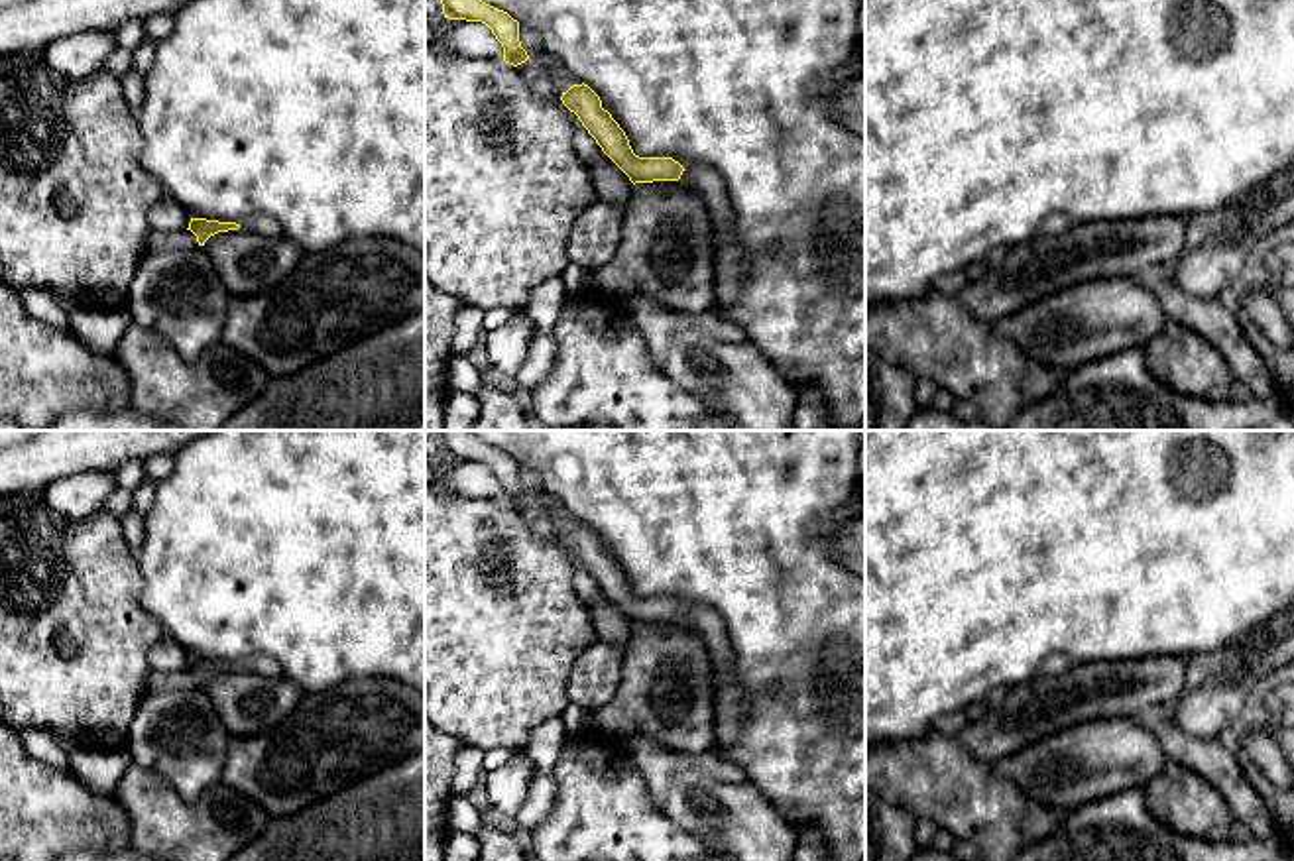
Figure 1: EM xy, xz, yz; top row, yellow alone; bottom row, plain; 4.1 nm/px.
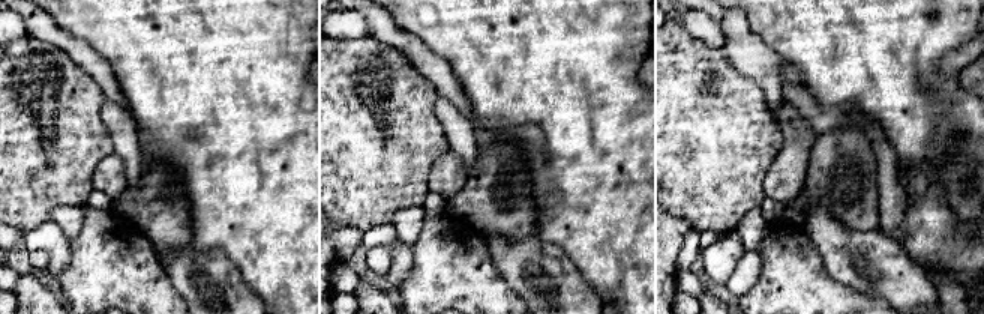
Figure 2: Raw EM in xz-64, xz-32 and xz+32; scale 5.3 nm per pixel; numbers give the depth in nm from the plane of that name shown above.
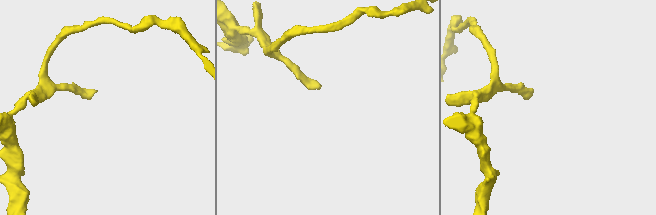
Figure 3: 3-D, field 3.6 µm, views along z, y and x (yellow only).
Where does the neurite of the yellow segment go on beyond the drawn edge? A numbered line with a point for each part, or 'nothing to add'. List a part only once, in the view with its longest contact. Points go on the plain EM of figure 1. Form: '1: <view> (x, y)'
1: xz (730, 700)

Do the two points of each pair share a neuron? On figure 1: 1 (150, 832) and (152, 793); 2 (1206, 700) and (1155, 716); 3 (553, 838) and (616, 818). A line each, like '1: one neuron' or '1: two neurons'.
1: one neuron
2: two neurons
3: one neuron

